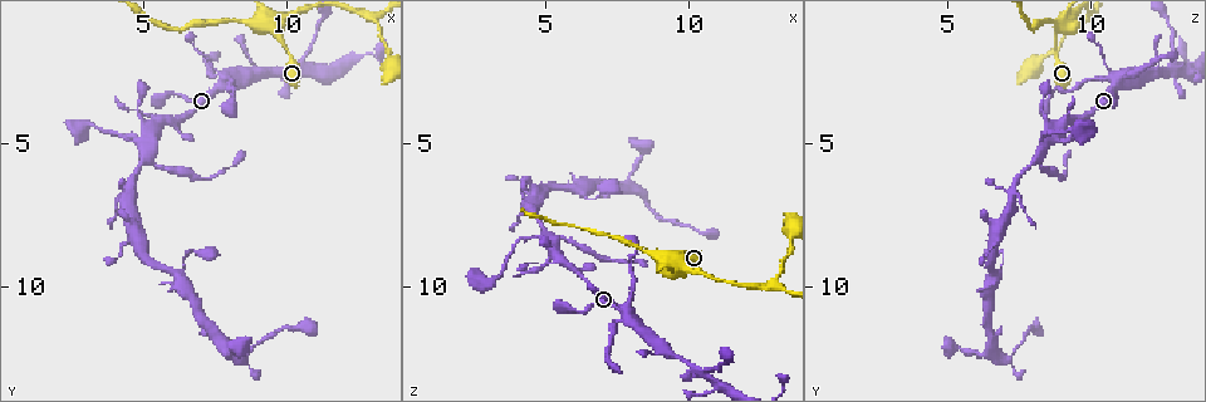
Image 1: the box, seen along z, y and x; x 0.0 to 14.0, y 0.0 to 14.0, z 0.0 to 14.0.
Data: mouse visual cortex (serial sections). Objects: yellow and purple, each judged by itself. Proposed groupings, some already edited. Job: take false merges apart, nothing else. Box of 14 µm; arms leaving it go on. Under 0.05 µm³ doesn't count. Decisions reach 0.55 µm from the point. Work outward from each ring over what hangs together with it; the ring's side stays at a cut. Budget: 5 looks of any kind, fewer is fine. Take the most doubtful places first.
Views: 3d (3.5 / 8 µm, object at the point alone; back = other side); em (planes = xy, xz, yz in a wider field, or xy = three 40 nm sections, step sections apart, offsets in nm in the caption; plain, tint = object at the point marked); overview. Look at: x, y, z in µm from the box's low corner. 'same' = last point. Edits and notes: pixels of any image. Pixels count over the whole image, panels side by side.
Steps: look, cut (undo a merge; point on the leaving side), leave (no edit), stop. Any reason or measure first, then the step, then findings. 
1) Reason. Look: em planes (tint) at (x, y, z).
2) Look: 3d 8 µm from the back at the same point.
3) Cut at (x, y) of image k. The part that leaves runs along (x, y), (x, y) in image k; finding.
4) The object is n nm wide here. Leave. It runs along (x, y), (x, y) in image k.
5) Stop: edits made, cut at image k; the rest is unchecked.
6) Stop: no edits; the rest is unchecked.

Thin arm on a thick one. Look: 3d 8 µm from the back at (5.1, 5.0, 8.4).

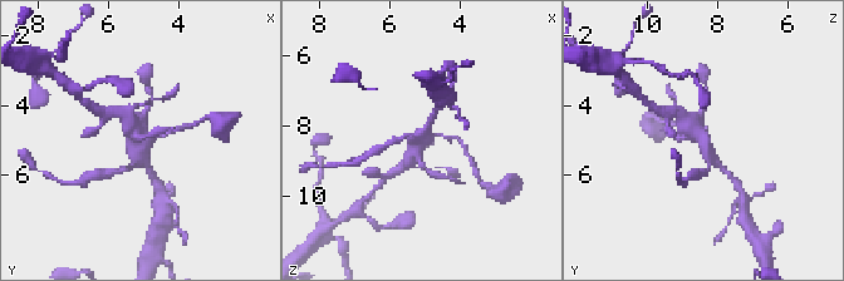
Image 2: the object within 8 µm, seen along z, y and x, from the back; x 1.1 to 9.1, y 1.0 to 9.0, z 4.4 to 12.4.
Look: em xy step 3 (tint) at (5.1, 4.9, 8.4).

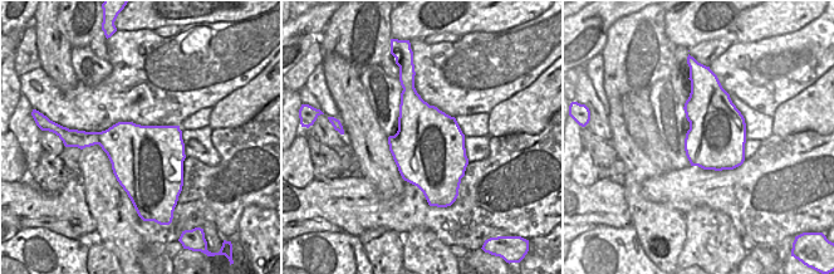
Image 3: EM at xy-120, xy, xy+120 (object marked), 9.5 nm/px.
Leave. One cell here.

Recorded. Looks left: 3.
Sudden change in width. Look: 3d 8 µm at (8.6, 12.4, 7.2).

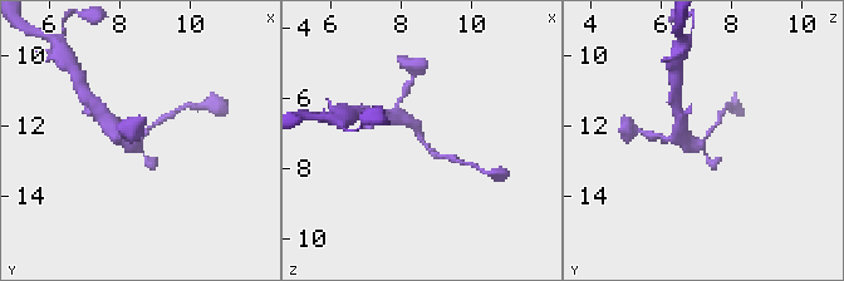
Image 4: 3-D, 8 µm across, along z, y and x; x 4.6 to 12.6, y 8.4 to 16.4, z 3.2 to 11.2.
Look: em xy step 5 (tint) at (8.5, 12.5, 7.1).

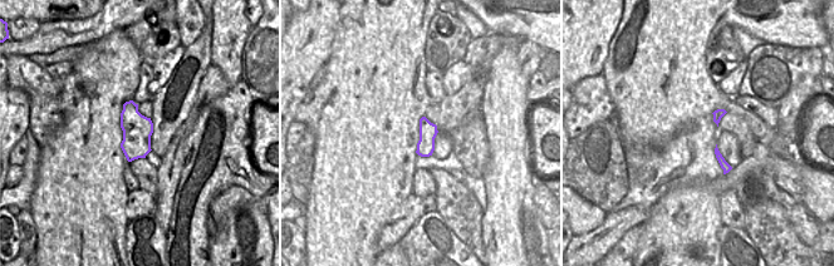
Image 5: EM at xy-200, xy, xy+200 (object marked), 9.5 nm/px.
Leave. It runs along (398, 118), (443, 156) in image 4; all the same cell.

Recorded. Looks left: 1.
Stop: no edits; the rest is unchecked.

